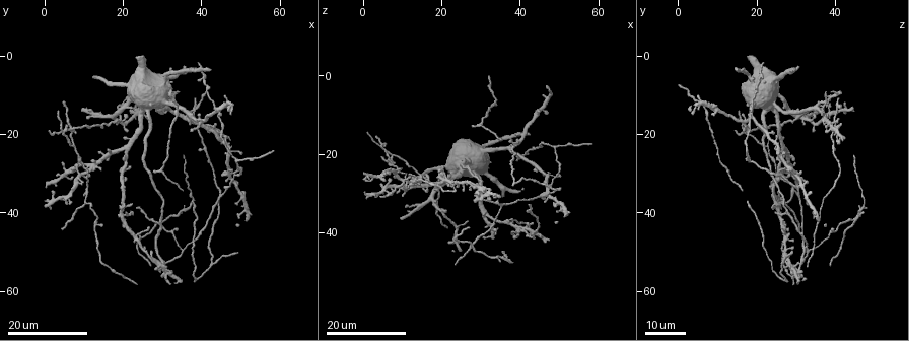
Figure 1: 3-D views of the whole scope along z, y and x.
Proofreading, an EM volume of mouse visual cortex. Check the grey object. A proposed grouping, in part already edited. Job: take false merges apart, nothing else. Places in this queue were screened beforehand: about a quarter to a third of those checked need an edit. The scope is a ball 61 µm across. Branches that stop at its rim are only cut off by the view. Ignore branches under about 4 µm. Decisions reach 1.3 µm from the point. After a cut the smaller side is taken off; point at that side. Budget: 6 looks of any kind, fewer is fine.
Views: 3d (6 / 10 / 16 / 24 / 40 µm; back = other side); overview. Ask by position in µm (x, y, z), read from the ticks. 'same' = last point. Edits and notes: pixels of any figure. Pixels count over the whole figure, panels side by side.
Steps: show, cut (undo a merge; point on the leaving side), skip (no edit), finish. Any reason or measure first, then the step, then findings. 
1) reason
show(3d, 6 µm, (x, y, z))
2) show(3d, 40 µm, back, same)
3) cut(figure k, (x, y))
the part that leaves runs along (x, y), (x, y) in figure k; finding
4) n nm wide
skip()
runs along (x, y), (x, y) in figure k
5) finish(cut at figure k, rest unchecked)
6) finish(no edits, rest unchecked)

two arms in line, one across
show(3d, 16 µm, (10.5, 38.5, 27.5))

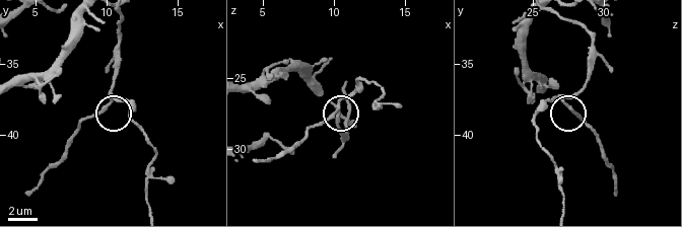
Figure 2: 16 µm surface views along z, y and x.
show(3d, 10 µm, (10.0, 37.8, 27.4))

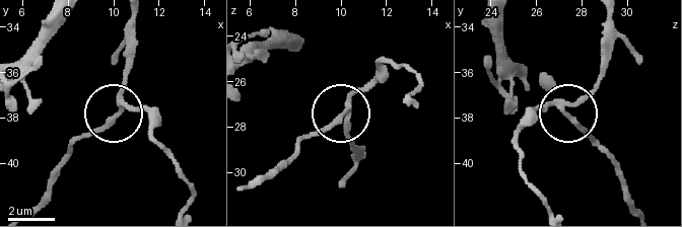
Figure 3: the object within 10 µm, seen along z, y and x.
3 arms
cut(figure 3, (99, 128))
the part that leaves runs along (117, 111), (78, 138), (49, 191), (31, 208) in figure 3; a second neuron is stuck on

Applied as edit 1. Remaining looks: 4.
redraw
show(overview)

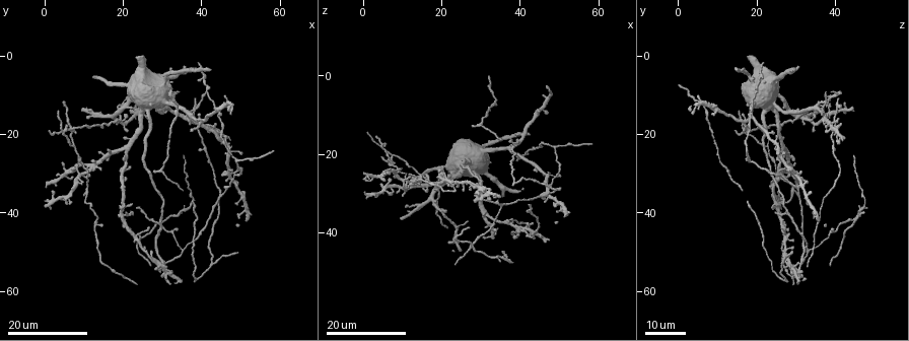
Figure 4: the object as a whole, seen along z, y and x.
four arms meet
show(3d, 24 µm, (23.0, 46.5, 28.0))

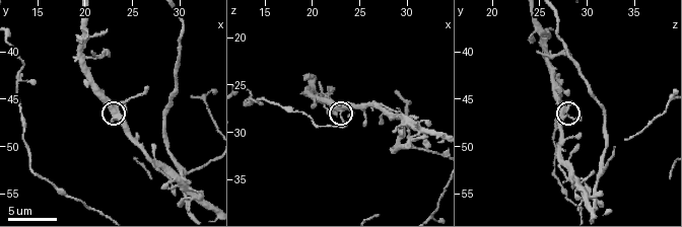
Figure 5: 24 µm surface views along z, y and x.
show(3d, 6 µm, (23.2, 46.0, 27.4))

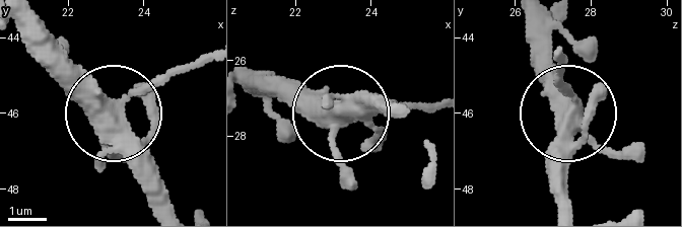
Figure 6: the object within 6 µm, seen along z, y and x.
4 arms
skip()
continuous, no second neuron

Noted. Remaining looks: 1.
finish(cut at figure 3, rest unchecked)

